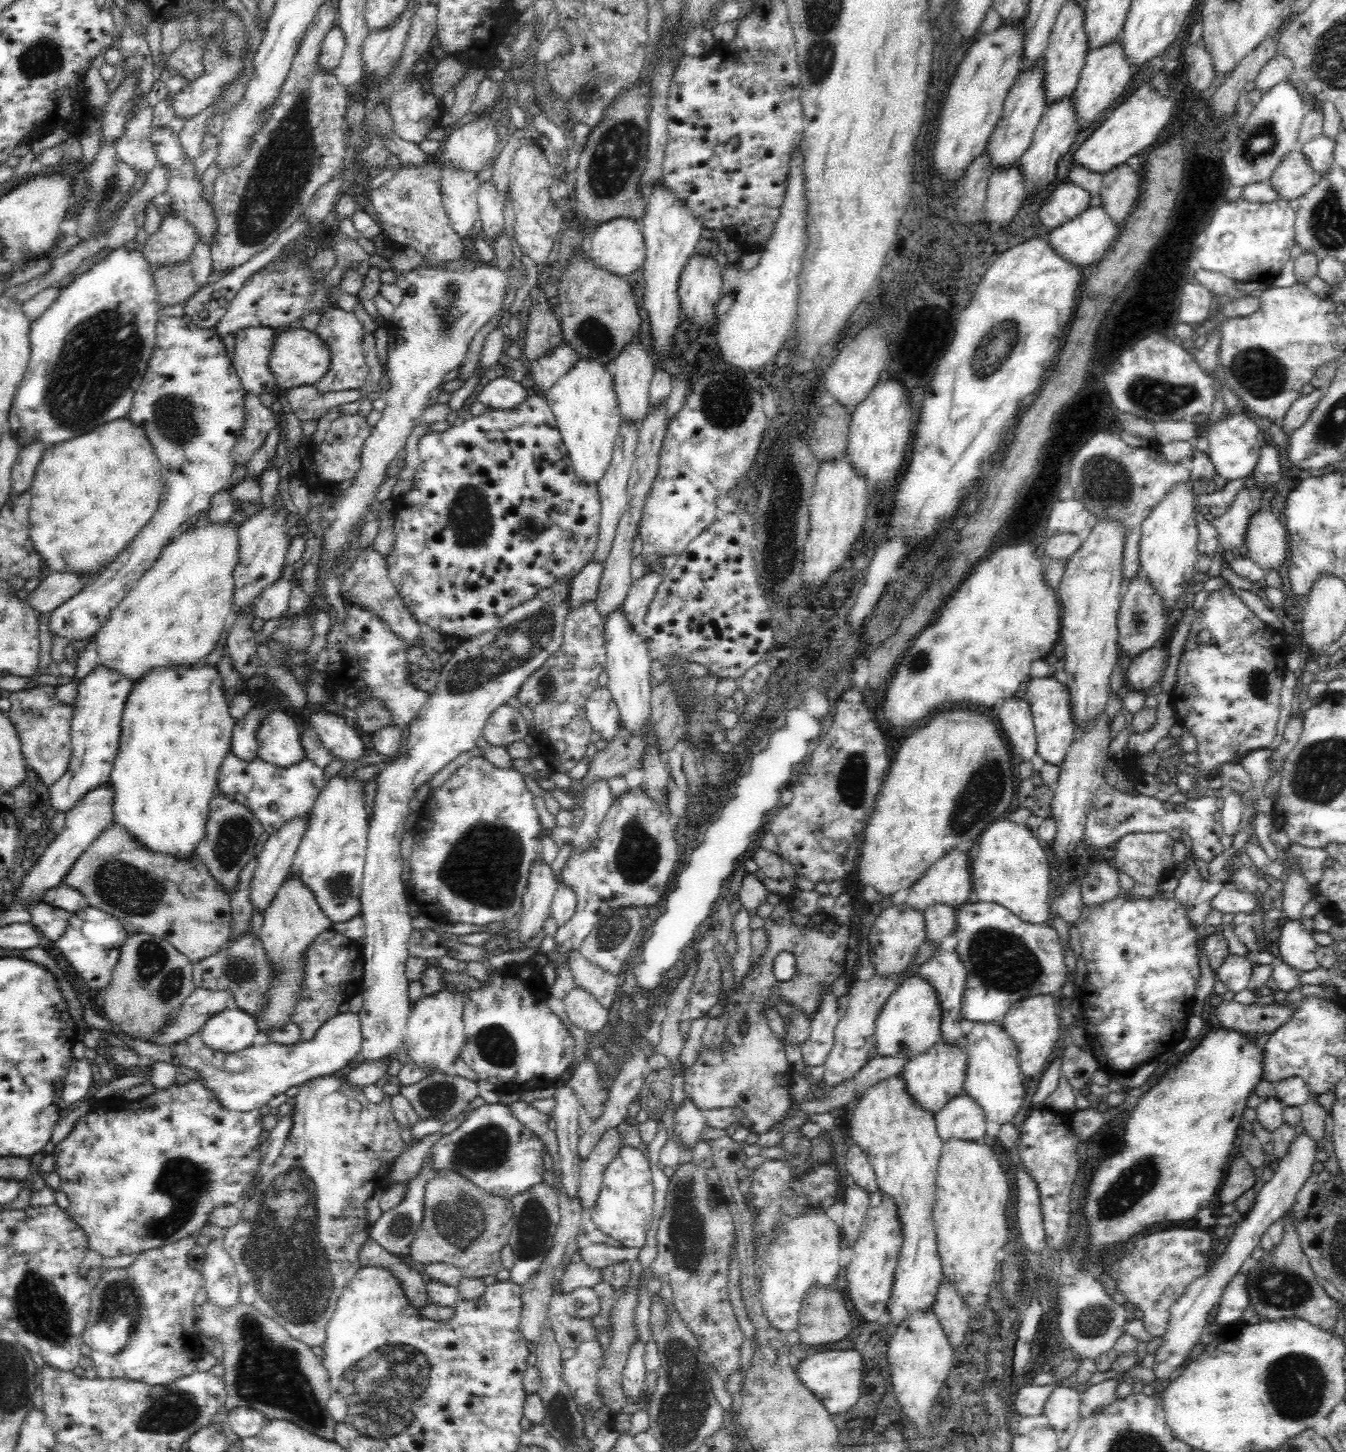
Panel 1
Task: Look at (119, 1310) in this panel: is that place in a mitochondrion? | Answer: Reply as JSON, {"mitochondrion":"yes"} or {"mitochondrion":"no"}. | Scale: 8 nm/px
{"mitochondrion":"yes"}

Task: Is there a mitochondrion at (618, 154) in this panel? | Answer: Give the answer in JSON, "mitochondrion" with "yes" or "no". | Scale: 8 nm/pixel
{"mitochondrion":"yes"}

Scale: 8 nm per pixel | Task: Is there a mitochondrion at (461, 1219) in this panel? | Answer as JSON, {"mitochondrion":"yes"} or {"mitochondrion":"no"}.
{"mitochondrion":"yes"}

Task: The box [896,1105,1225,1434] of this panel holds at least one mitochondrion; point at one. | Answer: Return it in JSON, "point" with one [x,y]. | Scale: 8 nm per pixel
{"point":[1136,1181]}

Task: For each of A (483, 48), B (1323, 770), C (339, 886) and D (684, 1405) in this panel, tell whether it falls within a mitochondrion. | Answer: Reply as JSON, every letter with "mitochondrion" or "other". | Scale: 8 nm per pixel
{"A":"other","B":"mitochondrion","C":"mitochondrion","D":"mitochondrion"}

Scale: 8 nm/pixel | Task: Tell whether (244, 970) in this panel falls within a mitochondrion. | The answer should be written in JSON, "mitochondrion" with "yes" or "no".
{"mitochondrion":"yes"}

